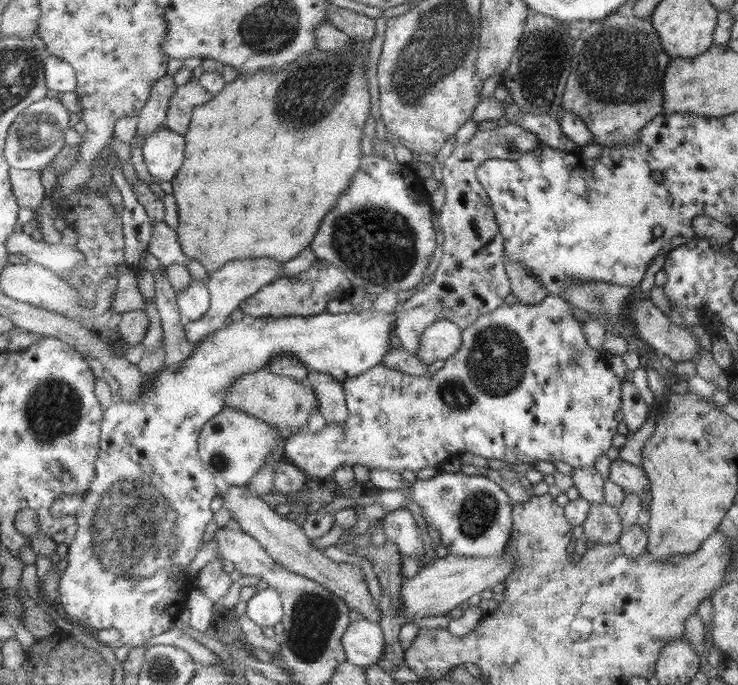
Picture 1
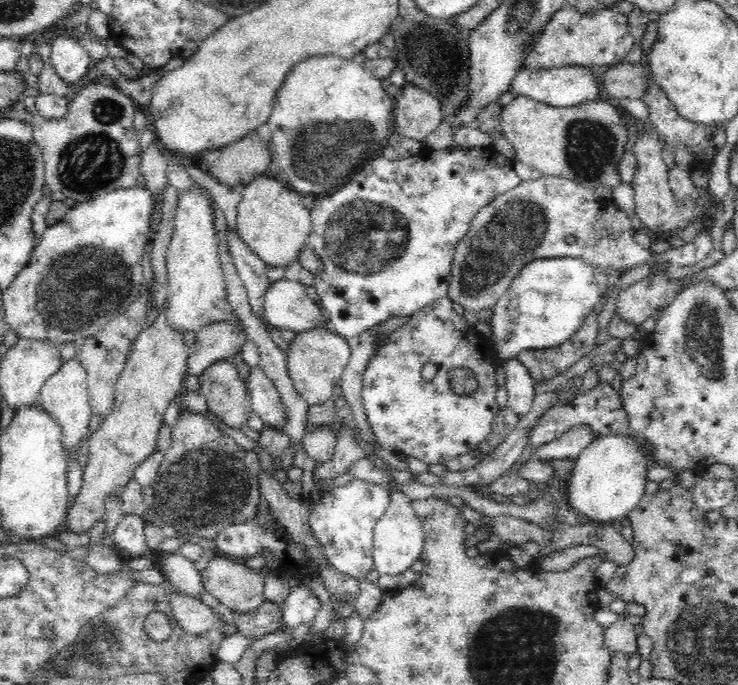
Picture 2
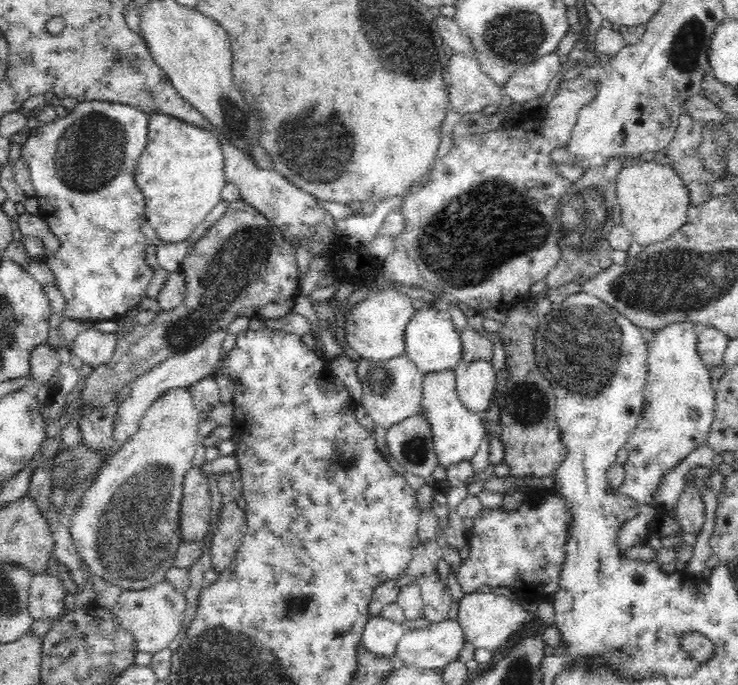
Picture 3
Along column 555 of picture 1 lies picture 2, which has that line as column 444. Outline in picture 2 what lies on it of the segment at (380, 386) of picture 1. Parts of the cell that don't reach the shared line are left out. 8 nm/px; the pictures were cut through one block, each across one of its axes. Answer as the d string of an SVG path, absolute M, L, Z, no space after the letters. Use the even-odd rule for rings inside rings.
M448 296L438 298L390 333L388 340L381 344L366 365L360 392L362 410L375 442L384 450L414 456L428 465L443 464L450 458L474 451L487 438L499 410L495 381L497 369L494 368L499 359L494 352L483 351L484 338L473 326L468 326L462 316L452 311L452 305ZM425 364L437 366L436 374L430 380L422 376Z

